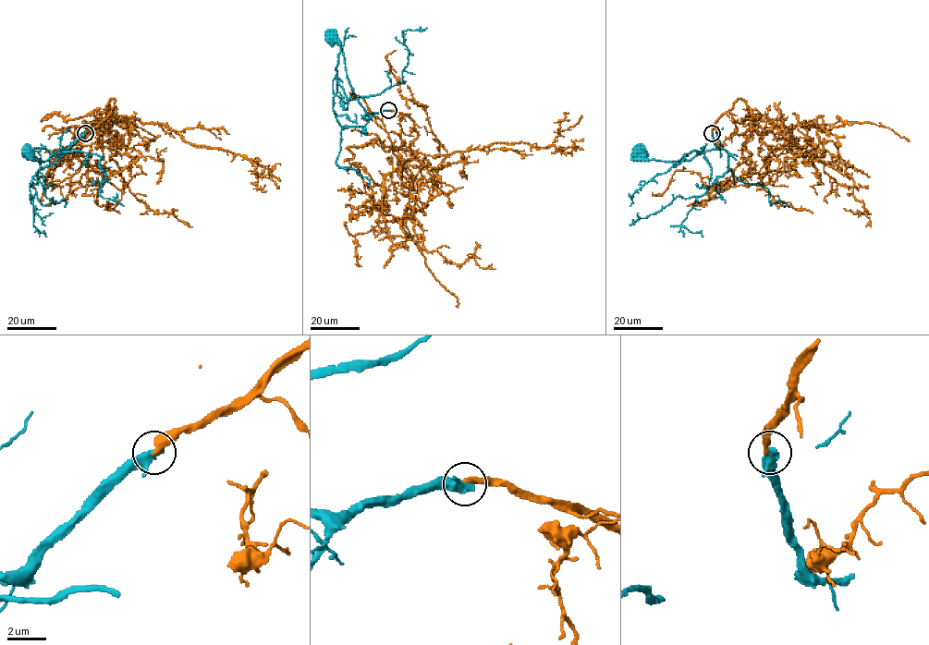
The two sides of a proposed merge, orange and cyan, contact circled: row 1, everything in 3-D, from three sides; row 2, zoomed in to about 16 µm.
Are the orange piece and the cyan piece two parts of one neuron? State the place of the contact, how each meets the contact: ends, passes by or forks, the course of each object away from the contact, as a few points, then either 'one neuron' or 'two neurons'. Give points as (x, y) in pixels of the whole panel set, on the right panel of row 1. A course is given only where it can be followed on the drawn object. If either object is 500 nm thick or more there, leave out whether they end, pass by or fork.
(712, 133) | orange ends | cyan passes by | orange via (712, 133), (741, 99), (770, 148), (768, 161), (713, 189), (696, 172), (677, 170), (660, 195), (653, 192) | cyan via (712, 133), (715, 148), (690, 160), (650, 160), (641, 150), (639, 152) | two neurons

